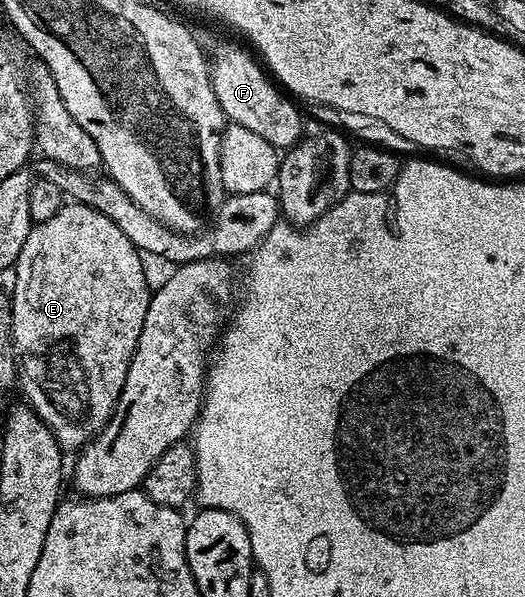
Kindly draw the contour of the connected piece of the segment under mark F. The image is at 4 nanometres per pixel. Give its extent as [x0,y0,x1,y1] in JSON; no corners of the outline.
[208,44,304,150]

